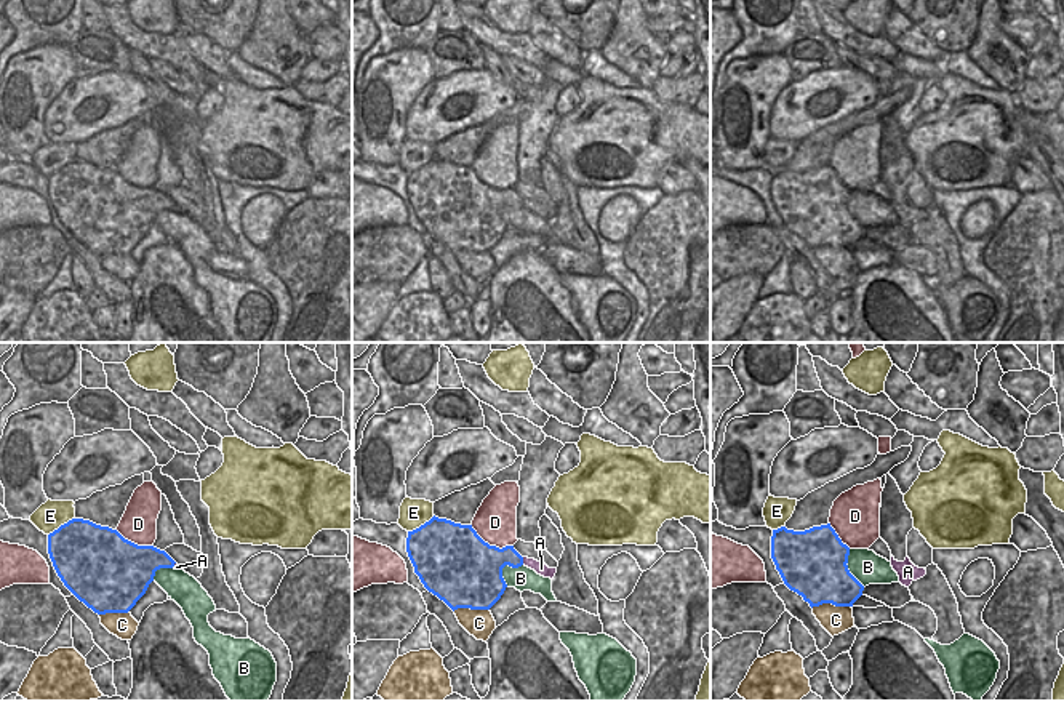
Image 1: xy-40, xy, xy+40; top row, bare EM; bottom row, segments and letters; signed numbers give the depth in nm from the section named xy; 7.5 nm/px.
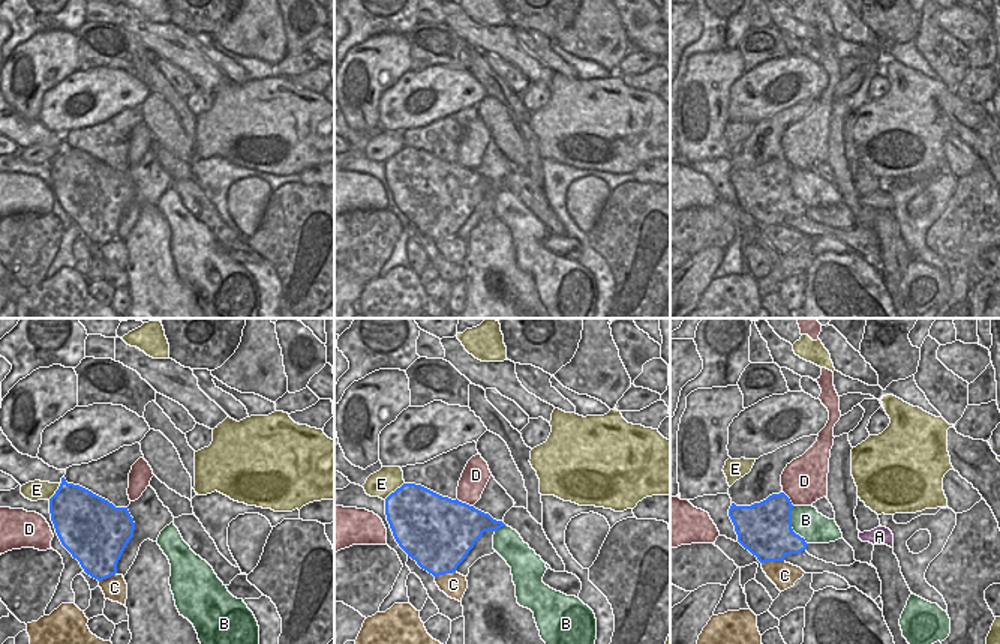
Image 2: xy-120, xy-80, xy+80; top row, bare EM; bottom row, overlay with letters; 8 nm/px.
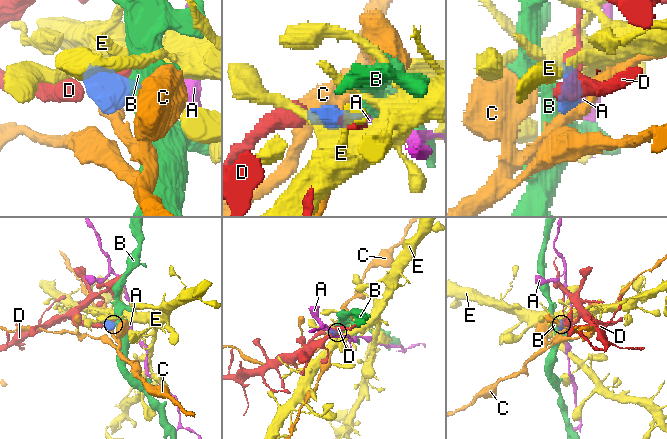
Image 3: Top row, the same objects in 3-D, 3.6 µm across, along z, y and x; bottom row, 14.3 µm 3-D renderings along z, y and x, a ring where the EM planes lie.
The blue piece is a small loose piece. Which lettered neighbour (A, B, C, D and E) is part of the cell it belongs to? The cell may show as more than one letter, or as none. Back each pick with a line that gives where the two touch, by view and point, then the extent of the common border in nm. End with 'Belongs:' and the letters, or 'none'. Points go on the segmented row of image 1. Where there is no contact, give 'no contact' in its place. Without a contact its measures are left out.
A: contact xy (522, 560); length 60 nm
Belongs: A

